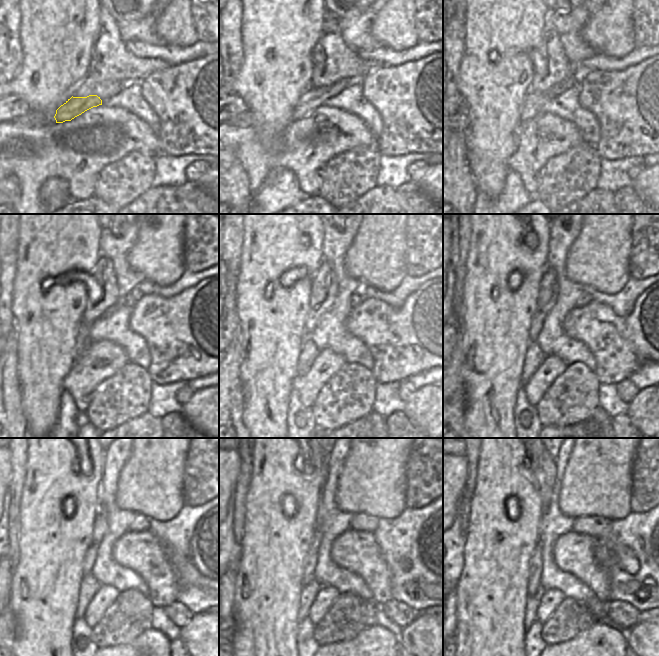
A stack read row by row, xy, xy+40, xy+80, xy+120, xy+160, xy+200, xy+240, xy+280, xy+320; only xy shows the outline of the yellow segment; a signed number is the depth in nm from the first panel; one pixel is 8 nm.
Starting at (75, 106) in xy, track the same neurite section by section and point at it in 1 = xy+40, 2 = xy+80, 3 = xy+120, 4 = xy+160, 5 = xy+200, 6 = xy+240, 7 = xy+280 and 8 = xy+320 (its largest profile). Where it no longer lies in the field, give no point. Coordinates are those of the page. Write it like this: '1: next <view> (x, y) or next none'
1: next xy+40 (313, 97)
2: next xy+80 (533, 102)
3: next xy+120 (82, 337)
4: next xy+160 (355, 300)
5: next xy+200 (585, 298)
6: next xy+240 (140, 523)
7: next xy+280 (361, 522)
8: next xy+320 (600, 528)

